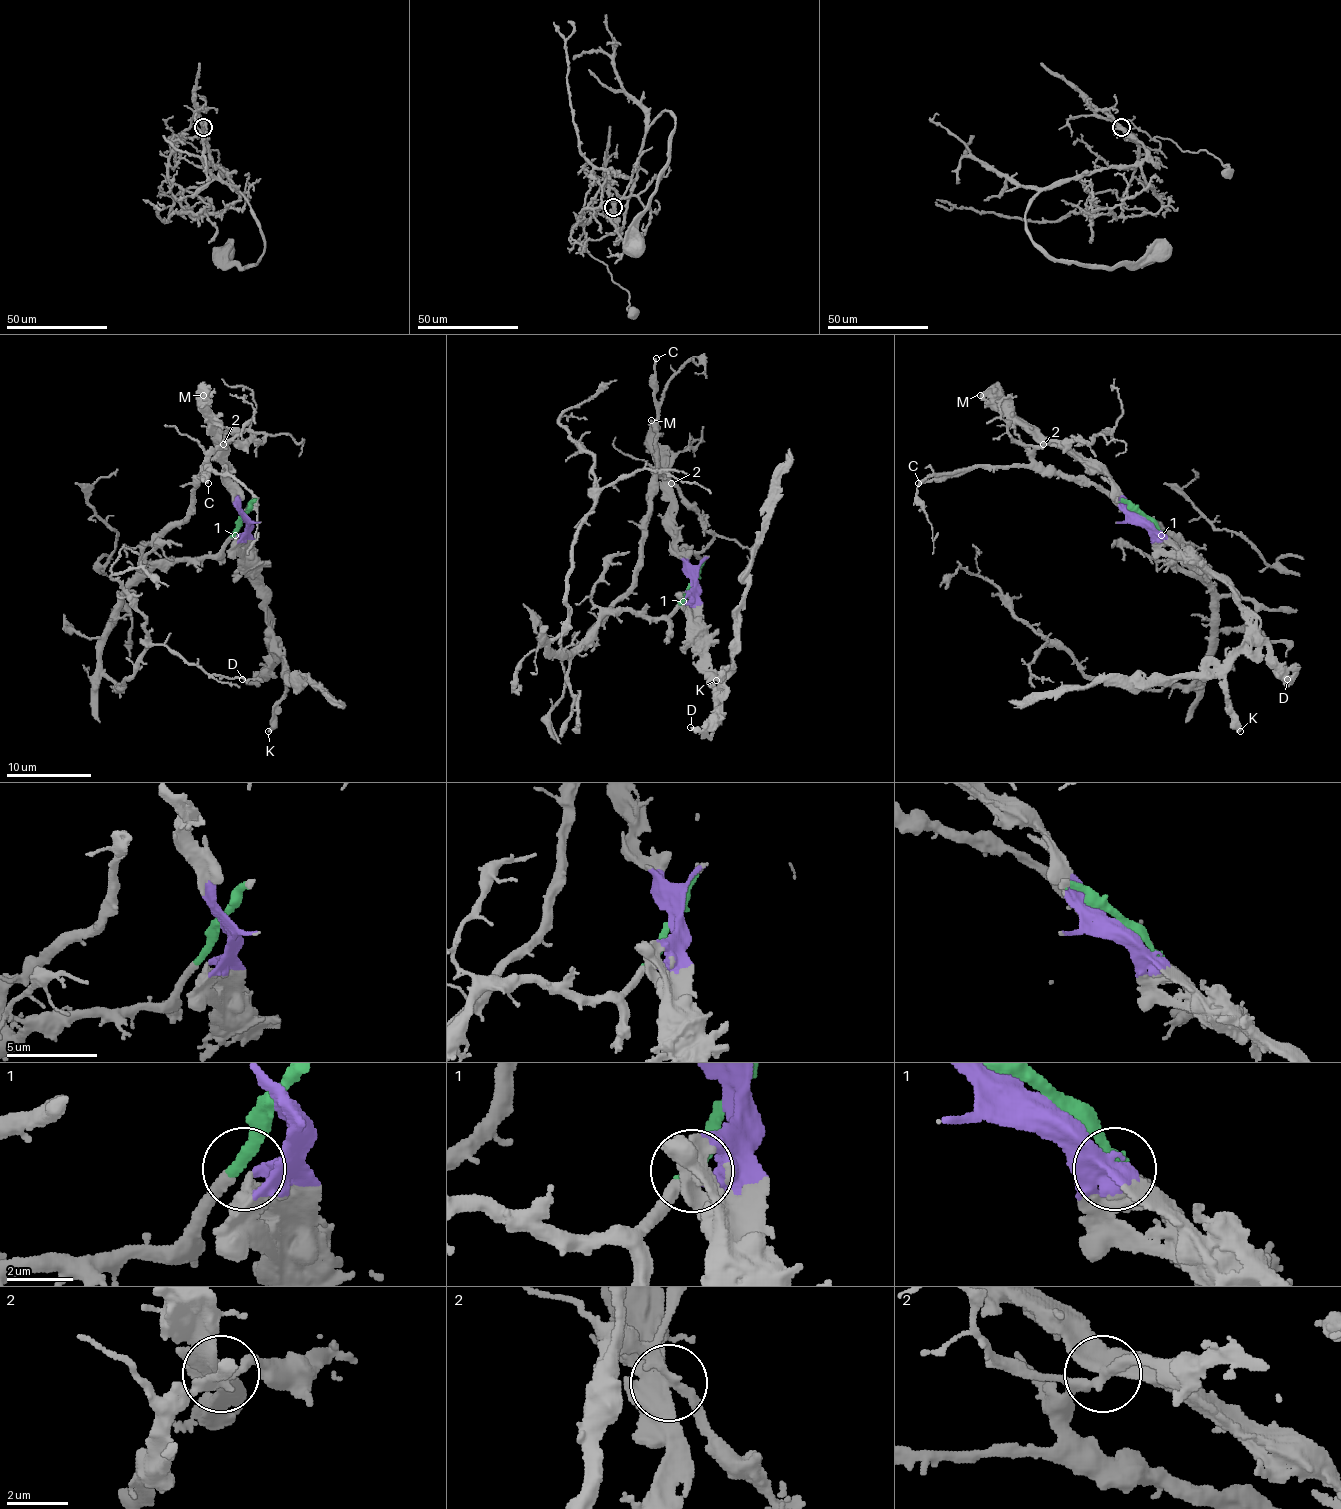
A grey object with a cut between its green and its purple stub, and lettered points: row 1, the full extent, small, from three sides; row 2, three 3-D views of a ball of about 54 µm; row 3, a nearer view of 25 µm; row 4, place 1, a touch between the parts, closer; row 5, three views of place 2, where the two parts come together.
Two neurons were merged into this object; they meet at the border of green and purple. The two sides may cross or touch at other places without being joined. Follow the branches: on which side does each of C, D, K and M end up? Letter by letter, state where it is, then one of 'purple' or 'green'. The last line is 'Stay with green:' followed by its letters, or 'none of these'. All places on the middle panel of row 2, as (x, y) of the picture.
C: at (656, 358); green
D: at (690, 727); purple
K: at (716, 680); purple
M: at (651, 420); purple
Stay with green: C

